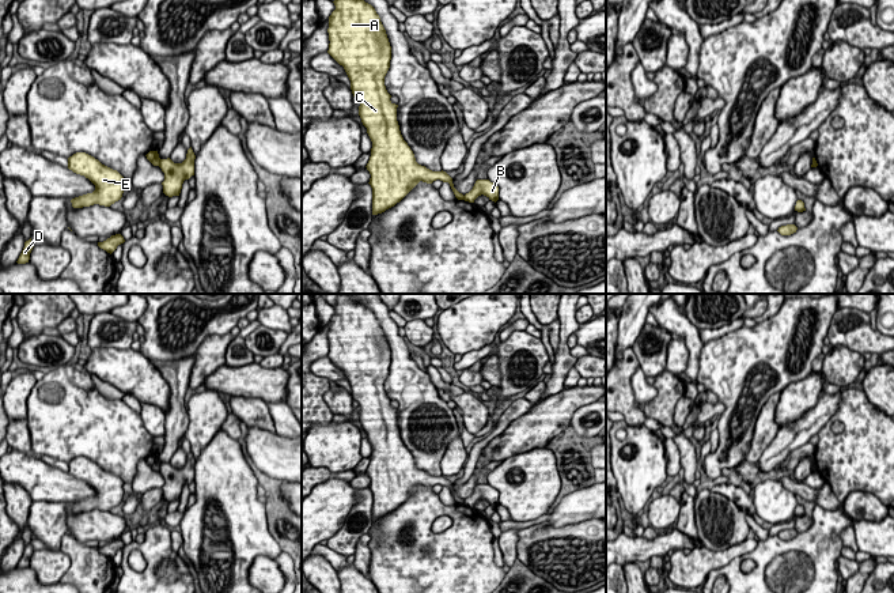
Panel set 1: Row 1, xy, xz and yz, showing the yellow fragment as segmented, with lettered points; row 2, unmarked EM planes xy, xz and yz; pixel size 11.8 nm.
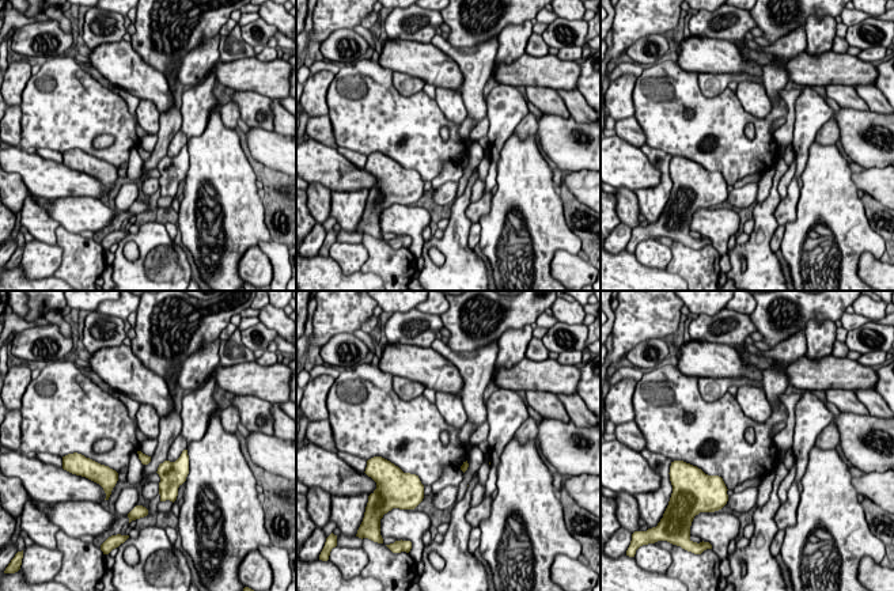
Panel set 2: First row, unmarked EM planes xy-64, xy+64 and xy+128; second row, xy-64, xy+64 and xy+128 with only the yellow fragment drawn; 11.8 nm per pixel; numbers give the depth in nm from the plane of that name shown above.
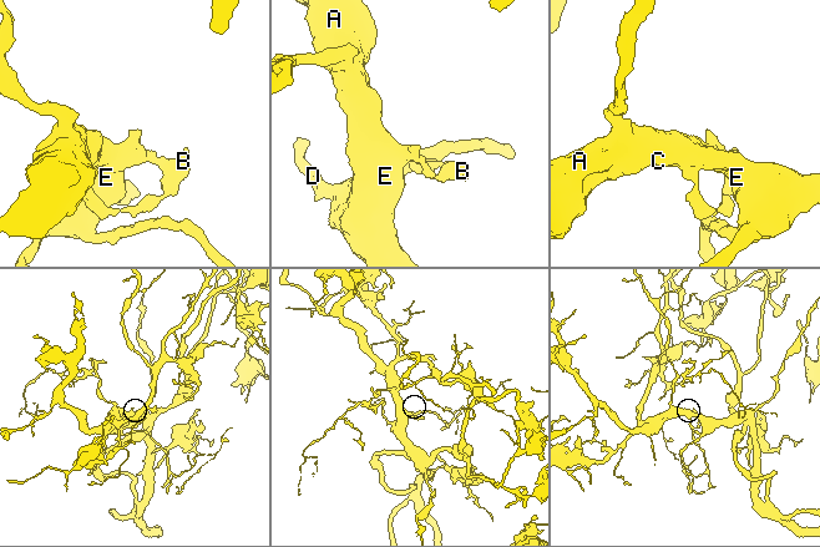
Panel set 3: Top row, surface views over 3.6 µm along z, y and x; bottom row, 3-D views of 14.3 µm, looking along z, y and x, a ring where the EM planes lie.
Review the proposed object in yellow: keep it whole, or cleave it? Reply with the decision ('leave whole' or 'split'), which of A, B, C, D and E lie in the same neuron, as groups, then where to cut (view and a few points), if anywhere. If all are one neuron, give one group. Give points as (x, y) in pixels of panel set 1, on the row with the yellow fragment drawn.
split | A C D E / B | xy (161, 159), (158, 165)

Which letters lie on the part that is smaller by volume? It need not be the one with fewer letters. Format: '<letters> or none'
B

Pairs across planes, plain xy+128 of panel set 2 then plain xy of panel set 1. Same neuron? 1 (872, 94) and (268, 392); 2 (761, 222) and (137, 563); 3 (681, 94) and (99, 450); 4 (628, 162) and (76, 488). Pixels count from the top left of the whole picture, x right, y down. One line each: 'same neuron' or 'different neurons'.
1: different neurons
2: different neurons
3: same neuron
4: same neuron

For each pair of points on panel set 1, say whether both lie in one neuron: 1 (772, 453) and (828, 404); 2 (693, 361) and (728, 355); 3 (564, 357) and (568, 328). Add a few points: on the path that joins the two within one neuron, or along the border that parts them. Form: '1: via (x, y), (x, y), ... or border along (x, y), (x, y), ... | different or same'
1: via (785, 442), (794, 439), (815, 418) | same
2: border along (704, 344), (700, 352), (697, 381) | different
3: via (563, 350), (564, 335) | same

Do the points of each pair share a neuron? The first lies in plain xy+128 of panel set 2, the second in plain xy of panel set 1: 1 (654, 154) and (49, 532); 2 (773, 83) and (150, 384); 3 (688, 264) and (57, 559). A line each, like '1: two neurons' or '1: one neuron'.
1: one neuron
2: two neurons
3: two neurons

